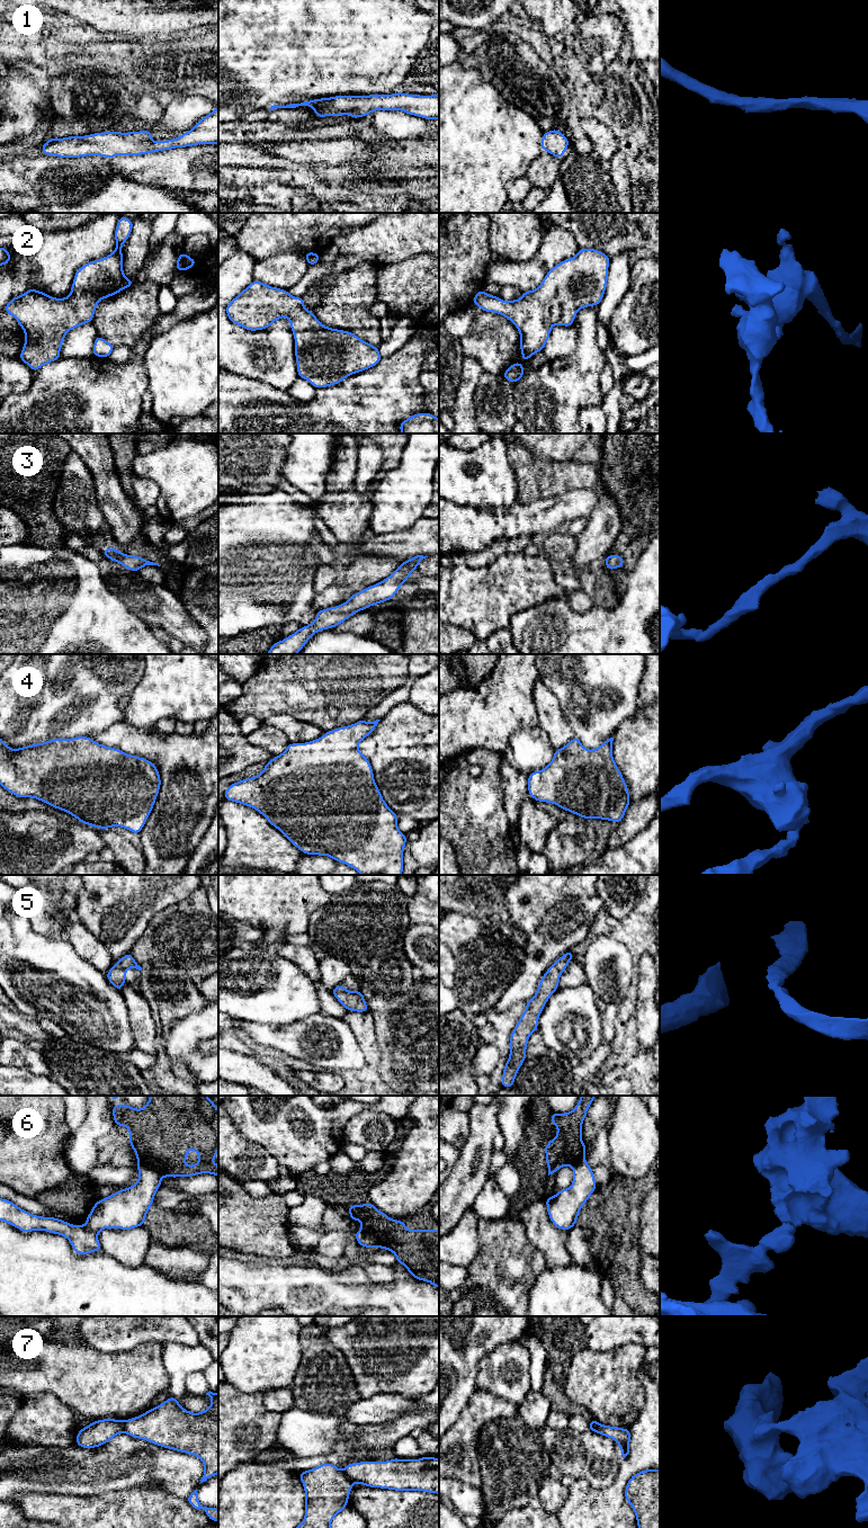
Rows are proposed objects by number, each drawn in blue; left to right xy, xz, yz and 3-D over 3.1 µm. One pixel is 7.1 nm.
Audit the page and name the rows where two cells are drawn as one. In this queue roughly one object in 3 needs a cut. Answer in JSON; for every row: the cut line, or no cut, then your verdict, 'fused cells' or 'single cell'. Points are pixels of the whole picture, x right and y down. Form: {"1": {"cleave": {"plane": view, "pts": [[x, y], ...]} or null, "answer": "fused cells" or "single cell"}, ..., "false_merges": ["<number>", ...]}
{"1": {"cleave": null, "answer": "single cell"}, "2": {"cleave": null, "answer": "single cell"}, "3": {"cleave": null, "answer": "single cell"}, "4": {"cleave": null, "answer": "single cell"}, "5": {"cleave": null, "answer": "single cell"}, "6": {"cleave": {"plane": "xy", "pts": [[137, 1162], [150, 1167], [160, 1177]]}, "answer": "fused cells"}, "7": {"cleave": {"plane": "xz", "pts": [[342, 1471], [354, 1482]]}, "answer": "fused cells"}, "false_merges": ["6", "7"]}

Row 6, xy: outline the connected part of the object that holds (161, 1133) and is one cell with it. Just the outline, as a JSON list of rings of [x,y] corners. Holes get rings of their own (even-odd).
[[[150,1096],[142,1109],[116,1103],[111,1110],[115,1124],[128,1129],[129,1146],[138,1164],[151,1168],[162,1178],[203,1173],[218,1177],[218,1164],[213,1163],[218,1151],[218,1108],[207,1096]],[[189,1149],[198,1153],[197,1164],[185,1164]]]

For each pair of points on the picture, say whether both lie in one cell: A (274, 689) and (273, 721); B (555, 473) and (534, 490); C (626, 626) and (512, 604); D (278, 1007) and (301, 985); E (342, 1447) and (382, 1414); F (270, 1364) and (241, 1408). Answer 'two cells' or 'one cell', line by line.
A: two cells
B: one cell
C: two cells
D: one cell
E: two cells
F: two cells

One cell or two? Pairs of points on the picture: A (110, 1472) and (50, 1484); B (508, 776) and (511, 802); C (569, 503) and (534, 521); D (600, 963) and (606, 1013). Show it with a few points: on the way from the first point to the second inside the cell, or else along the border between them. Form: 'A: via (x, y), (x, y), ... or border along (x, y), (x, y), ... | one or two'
A: via (96, 1472), (64, 1473) | one
B: via (511, 783), (511, 795) | one
C: via (560, 509), (543, 516) | one
D: via (606, 975), (606, 1001) | one

